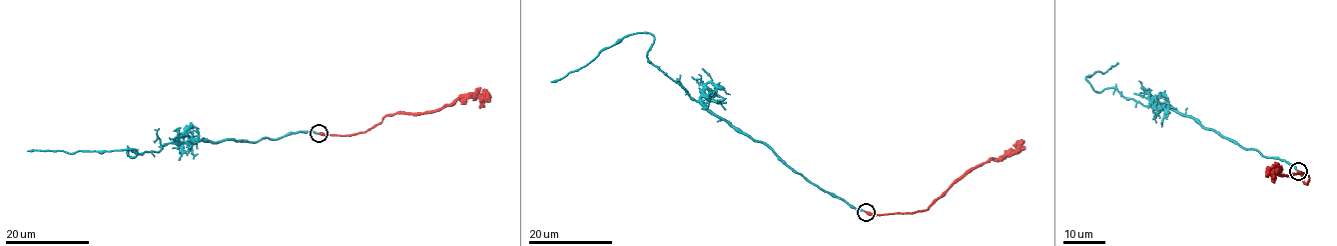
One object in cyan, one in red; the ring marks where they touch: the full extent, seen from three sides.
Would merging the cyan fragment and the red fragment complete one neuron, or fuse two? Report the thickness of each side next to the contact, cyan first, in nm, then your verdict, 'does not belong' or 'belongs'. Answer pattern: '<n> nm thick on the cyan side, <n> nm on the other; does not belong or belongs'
140 nm thick on the cyan side, 400 nm on the other; belongs

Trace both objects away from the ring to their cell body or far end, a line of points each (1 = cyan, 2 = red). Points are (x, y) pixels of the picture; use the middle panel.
1: (866, 211), (824, 192), (764, 144), (710, 113), (647, 60), (654, 39), (650, 33), (624, 36), (551, 82)
2: (866, 211), (874, 215), (925, 211), (973, 168), (994, 158), (1003, 159), (1016, 148), (1015, 145), (1017, 147)

